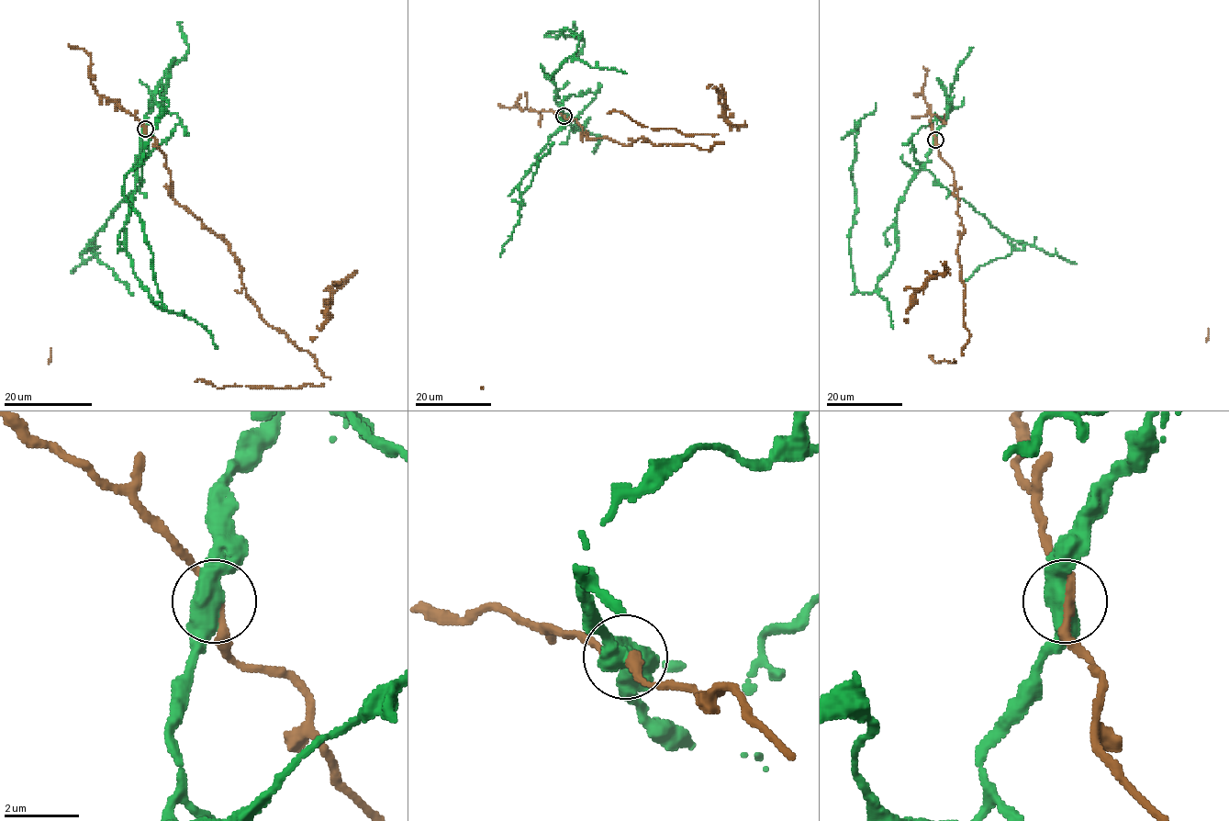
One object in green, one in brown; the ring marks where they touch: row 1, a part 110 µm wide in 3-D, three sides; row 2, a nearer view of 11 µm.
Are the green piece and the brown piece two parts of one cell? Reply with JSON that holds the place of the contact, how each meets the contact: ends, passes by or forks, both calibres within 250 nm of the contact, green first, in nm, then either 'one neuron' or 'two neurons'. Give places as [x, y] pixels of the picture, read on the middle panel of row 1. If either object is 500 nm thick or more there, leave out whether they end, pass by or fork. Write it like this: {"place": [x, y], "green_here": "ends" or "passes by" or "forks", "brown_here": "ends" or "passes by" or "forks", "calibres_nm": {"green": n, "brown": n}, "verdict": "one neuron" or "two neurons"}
{"place": [564, 116], "calibres_nm": {"green": 550, "brown": 240}, "verdict": "two neurons"}

